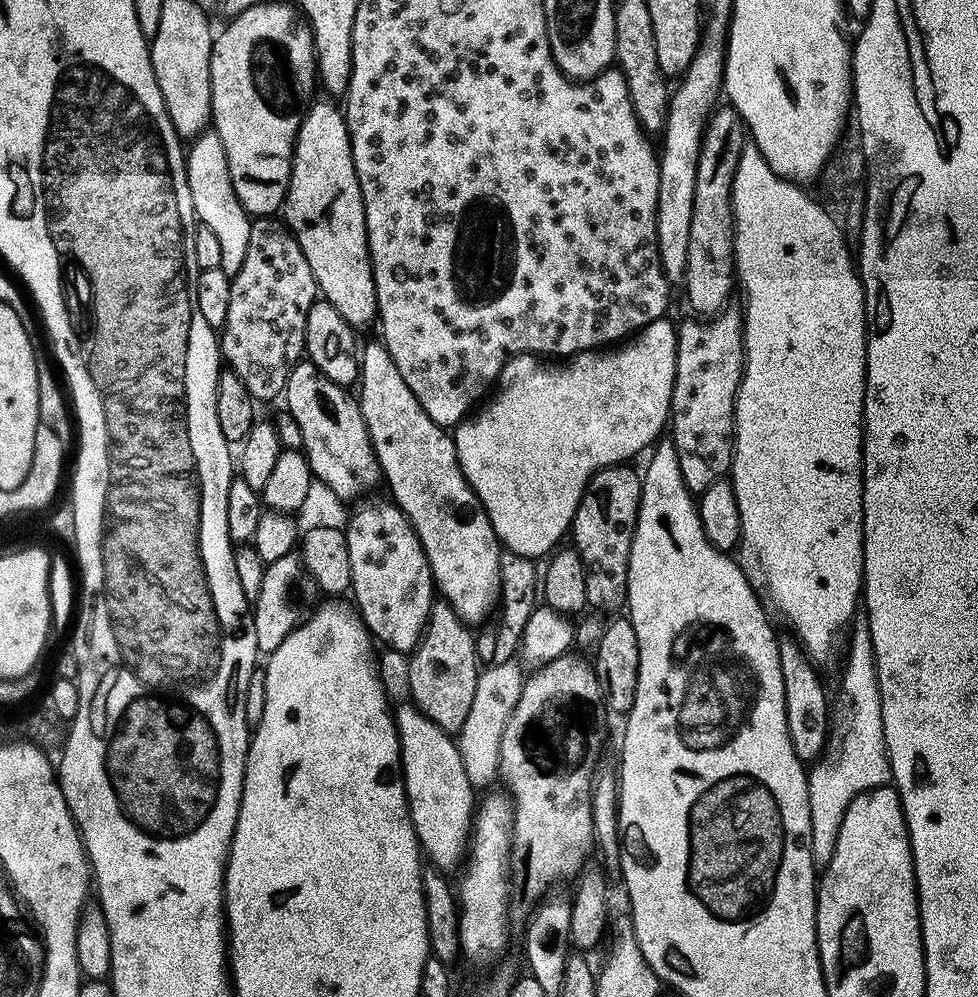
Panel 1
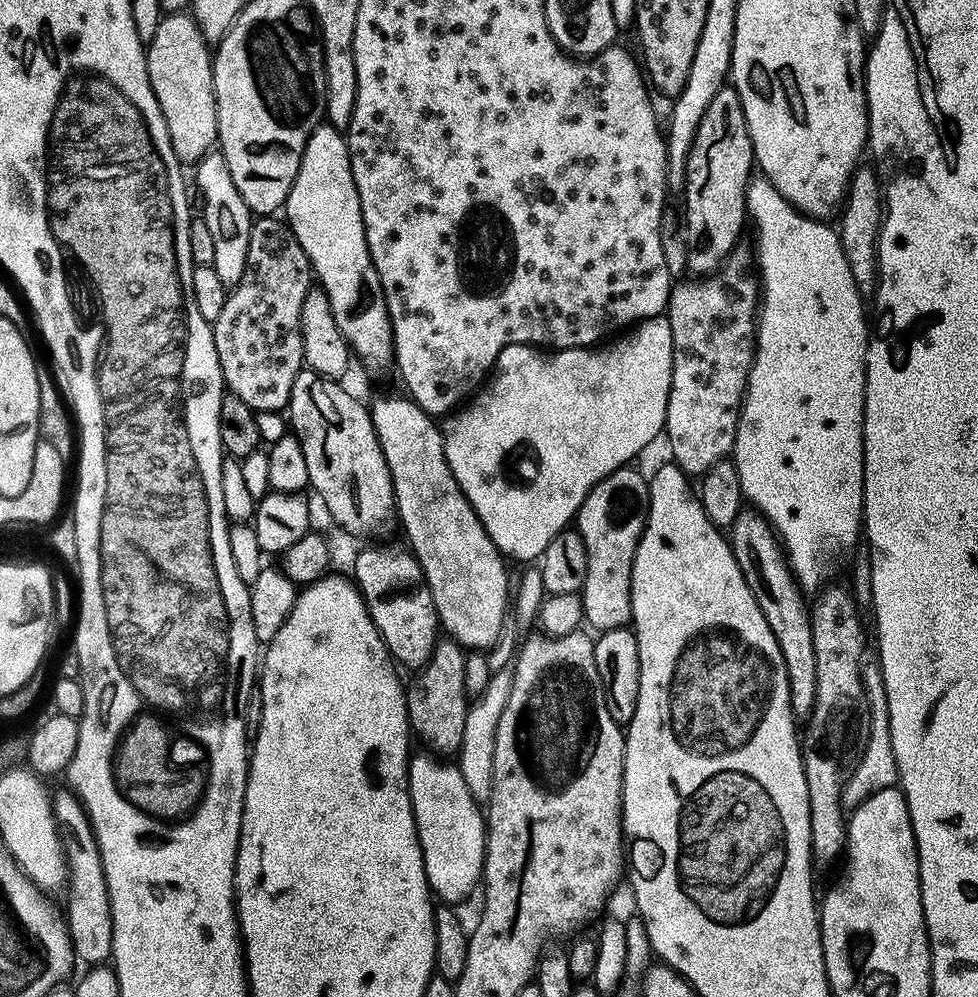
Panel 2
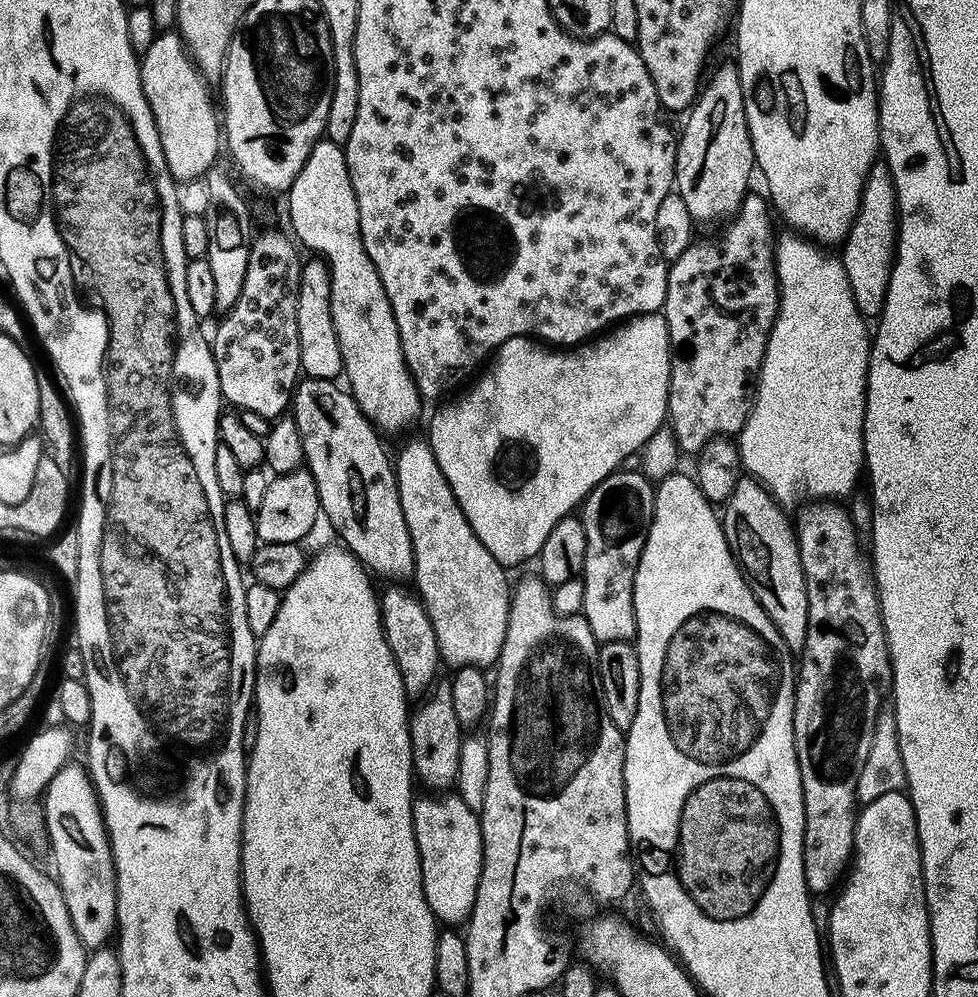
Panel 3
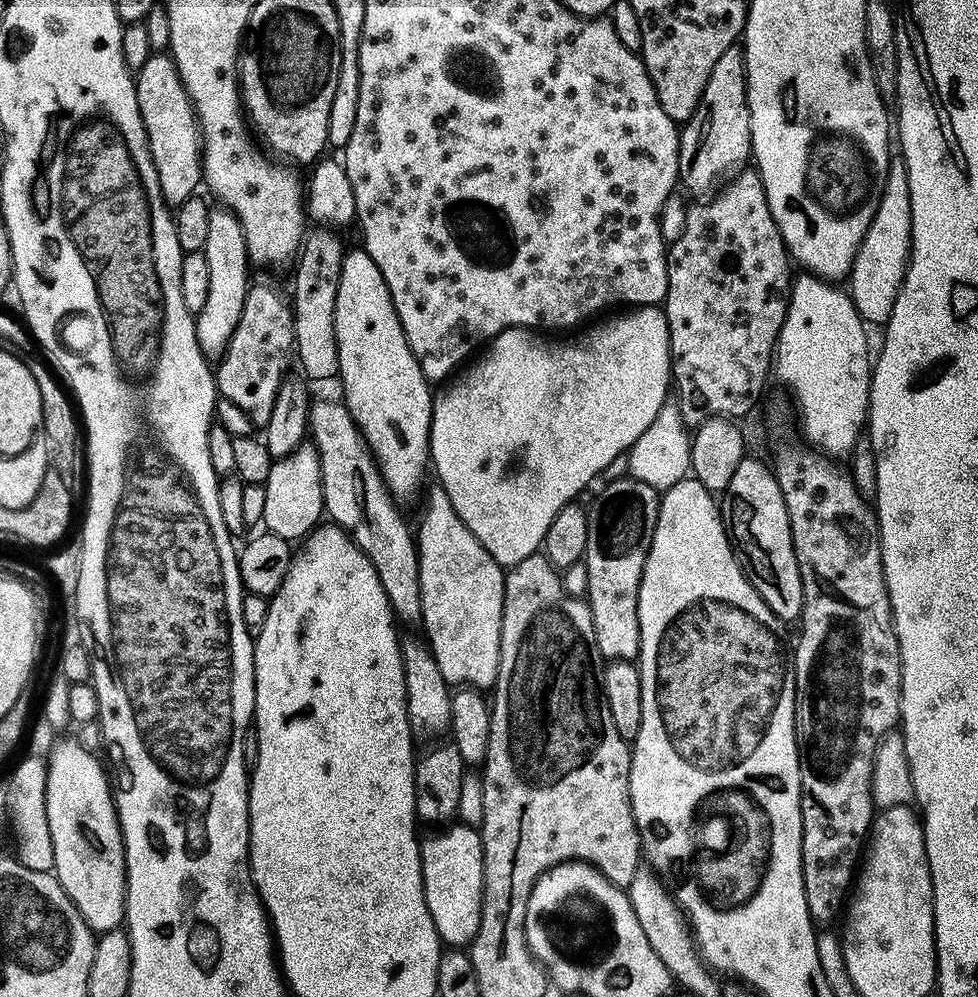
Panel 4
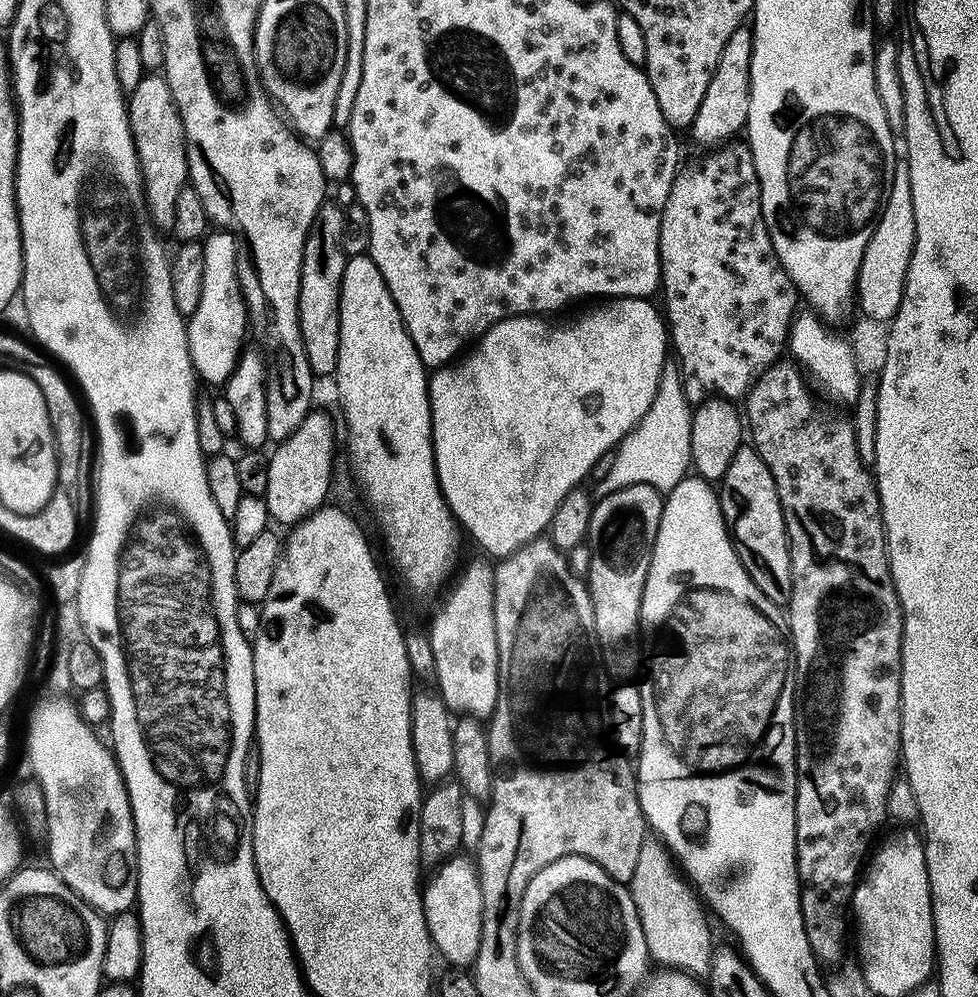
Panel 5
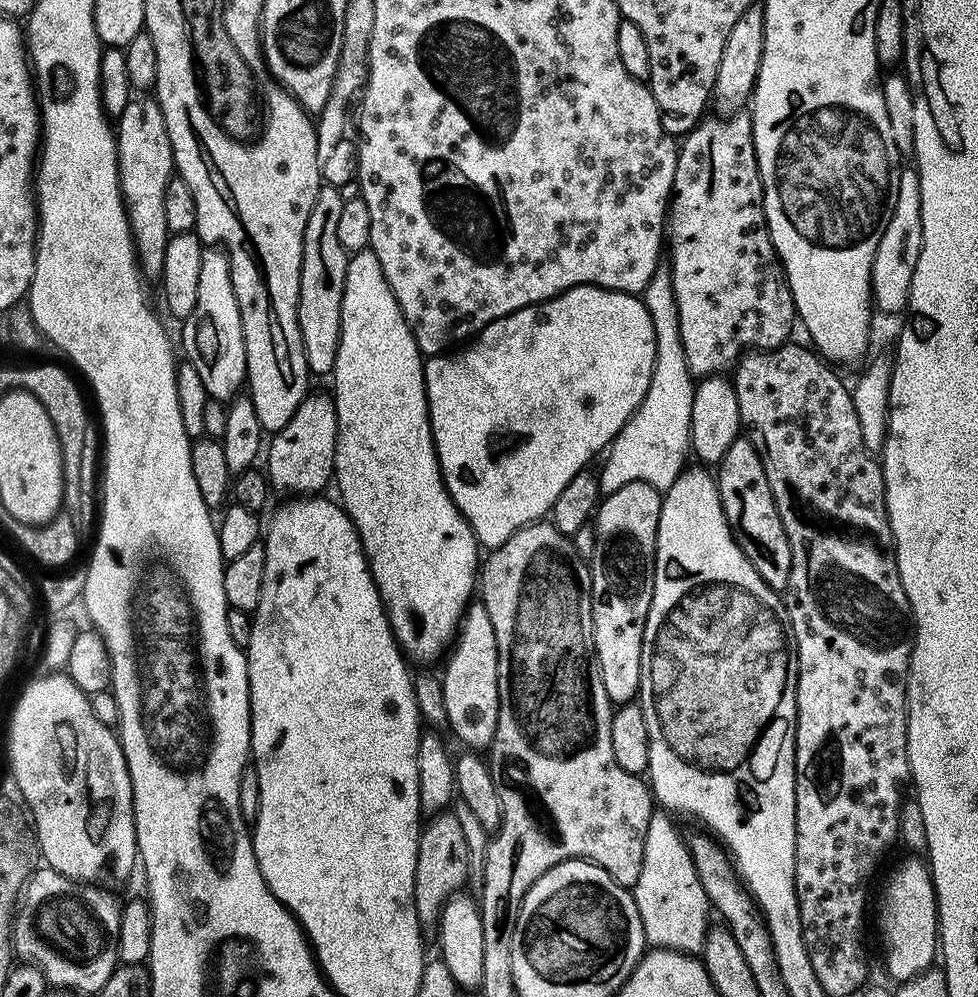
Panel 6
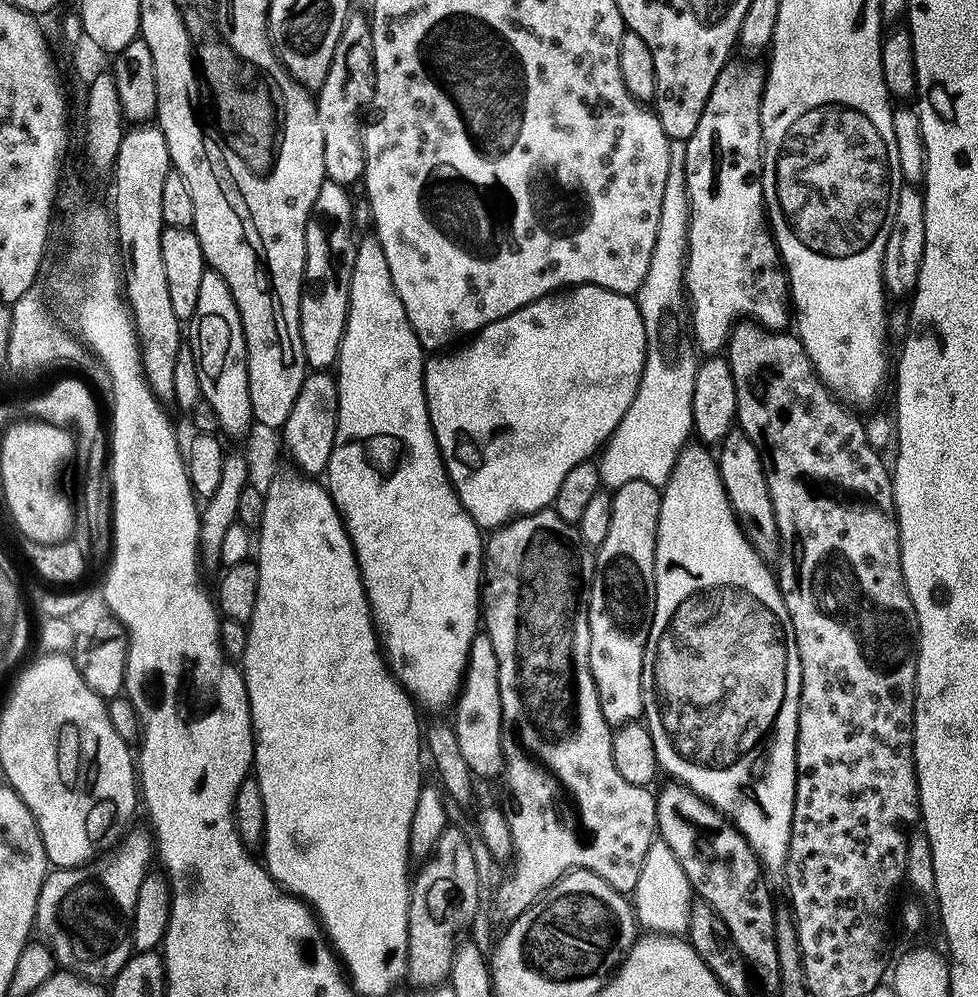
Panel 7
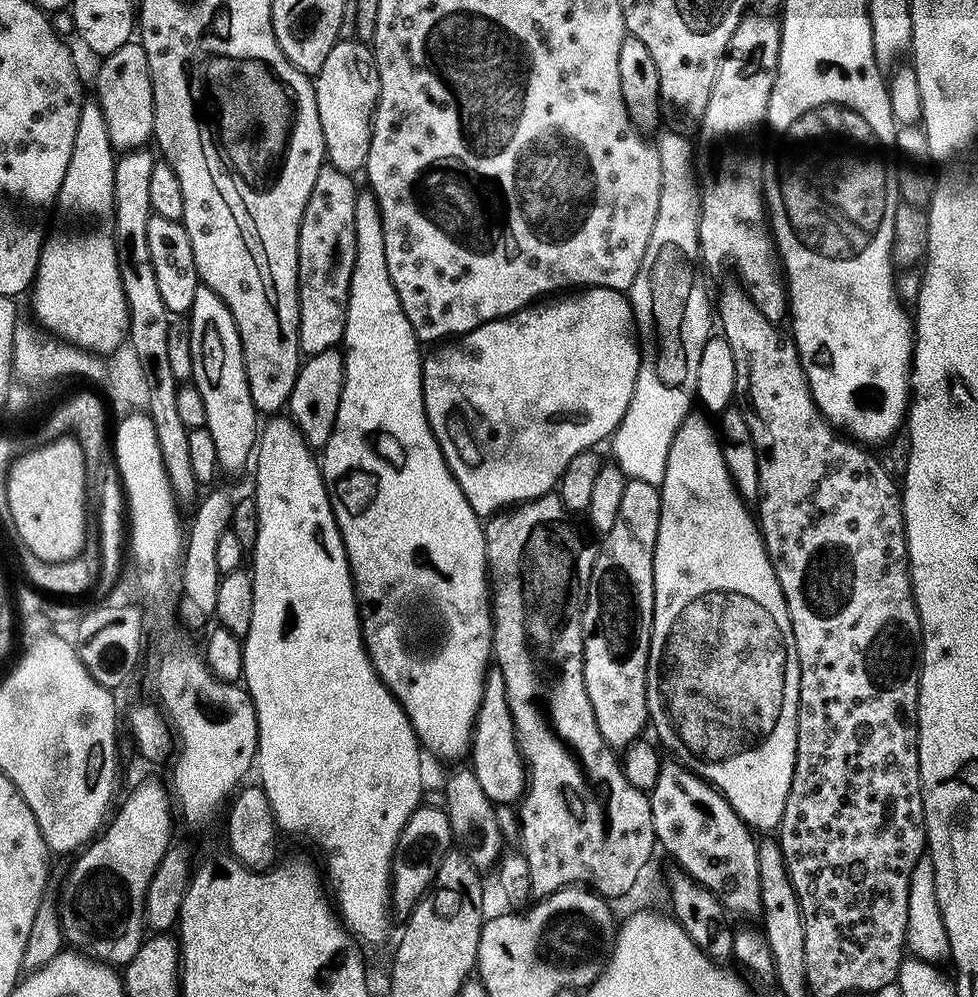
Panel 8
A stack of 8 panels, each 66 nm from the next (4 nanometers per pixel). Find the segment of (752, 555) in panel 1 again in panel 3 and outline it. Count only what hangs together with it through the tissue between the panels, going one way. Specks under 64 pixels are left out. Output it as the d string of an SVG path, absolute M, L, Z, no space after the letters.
M787 234L776 240L776 277L780 283L780 309L776 315L774 326L770 330L768 345L764 351L764 361L760 367L760 375L754 384L754 399L748 409L748 420L738 433L741 469L751 479L758 480L762 487L774 497L781 506L799 505L807 498L844 498L852 492L856 479L861 479L864 467L864 399L868 393L868 354L870 351L870 328L866 319L858 310L851 293L849 279L839 255L831 256L831 251L821 245L799 235Z

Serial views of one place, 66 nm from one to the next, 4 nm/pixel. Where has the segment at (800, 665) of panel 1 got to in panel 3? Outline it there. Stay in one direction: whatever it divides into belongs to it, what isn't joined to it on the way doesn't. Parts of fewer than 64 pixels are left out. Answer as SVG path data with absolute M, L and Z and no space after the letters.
M741 478L734 486L734 494L722 506L722 523L732 556L747 577L757 602L784 640L785 649L800 650L808 629L808 591L794 526L784 512L758 480Z

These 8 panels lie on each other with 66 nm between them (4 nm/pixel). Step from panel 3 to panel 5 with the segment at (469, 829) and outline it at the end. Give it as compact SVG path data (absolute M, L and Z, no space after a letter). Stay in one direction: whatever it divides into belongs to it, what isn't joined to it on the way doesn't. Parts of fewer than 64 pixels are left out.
M464 854L451 856L444 861L439 868L431 873L432 881L425 883L422 888L424 897L424 913L426 914L426 926L428 937L432 939L433 949L442 959L455 969L464 970L475 965L478 946L482 942L482 886L480 885L480 873L476 871L475 863L468 860Z

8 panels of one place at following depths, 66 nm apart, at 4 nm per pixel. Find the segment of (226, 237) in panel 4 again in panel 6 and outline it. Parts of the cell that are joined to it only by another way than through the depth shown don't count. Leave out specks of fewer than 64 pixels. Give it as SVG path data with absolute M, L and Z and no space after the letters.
M219 246L205 247L194 314L183 320L182 328L187 363L194 370L198 370L202 386L206 386L209 397L221 402L231 401L245 387L248 367L246 342L242 338L242 318L238 310L238 298L234 298L228 253Z

